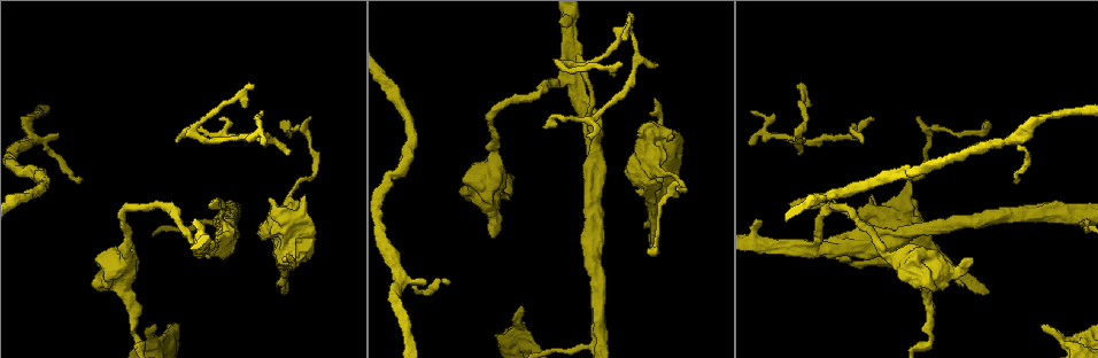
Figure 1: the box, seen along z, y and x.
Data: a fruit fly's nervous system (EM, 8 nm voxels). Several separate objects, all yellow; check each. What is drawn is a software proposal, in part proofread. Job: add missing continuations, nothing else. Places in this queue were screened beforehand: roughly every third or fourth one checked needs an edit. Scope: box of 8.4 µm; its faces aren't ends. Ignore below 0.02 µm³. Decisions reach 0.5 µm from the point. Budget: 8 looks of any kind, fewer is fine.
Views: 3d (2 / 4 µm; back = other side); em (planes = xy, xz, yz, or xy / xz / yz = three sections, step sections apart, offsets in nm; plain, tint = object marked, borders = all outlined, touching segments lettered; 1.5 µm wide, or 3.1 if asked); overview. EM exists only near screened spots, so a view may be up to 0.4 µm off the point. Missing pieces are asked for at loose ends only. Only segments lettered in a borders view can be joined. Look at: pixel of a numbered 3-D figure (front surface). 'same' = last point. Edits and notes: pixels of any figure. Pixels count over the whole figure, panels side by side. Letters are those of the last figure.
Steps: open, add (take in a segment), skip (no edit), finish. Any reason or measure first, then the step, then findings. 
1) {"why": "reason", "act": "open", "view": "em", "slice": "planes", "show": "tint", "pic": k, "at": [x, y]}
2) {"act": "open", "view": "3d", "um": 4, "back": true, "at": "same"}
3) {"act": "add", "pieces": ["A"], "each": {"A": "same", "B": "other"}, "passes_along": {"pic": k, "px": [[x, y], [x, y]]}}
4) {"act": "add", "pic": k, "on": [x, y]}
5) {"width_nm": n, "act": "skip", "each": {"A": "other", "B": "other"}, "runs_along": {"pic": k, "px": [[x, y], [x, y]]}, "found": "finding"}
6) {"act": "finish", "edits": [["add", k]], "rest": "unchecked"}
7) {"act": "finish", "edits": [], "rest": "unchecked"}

{"why": "branch stops here", "act": "open", "view": "em", "slice": "planes", "show": "borders", "pic": 1, "at": [658, 64]}

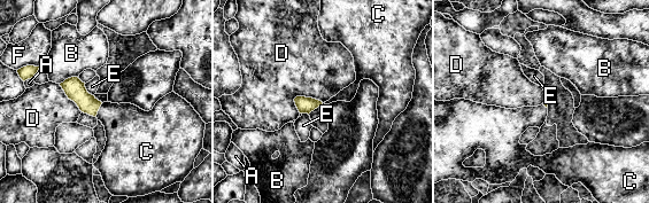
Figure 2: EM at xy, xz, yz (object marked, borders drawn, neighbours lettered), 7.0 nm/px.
{"act": "add", "pieces": ["C"], "each": {"A": "other", "B": "other", "C": "same", "D": "other", "E": "other", "F": "other"}, "passes_along": {"pic": 2, "px": [[74, 87], [98, 110], [128, 127]]}, "found": "the cell continues"}

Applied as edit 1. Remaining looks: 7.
{"why": "thin end", "act": "open", "view": "3d", "um": 2, "pic": 1, "at": [287, 293]}

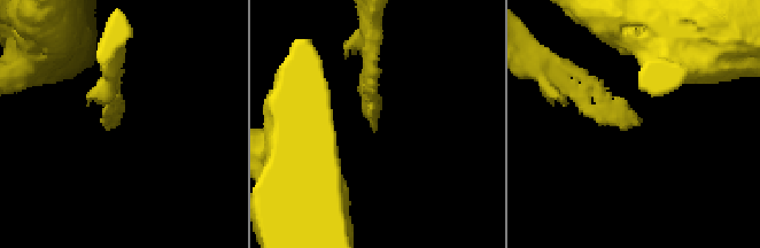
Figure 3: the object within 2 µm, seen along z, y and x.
{"why": "need the tissue", "act": "open", "view": "em", "slice": "planes", "show": "borders", "pic": 3, "at": [118, 124]}

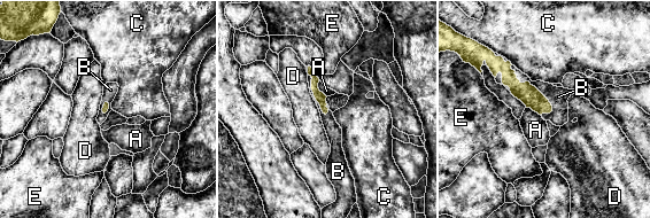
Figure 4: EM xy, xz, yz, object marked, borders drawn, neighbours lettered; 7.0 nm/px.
{"act": "add", "pieces": ["B"], "each": {"A": "other", "B": "same", "C": "other", "D": "other", "E": "other"}, "passes_along": {"pic": 4, "px": [[529, 95], [532, 85], [558, 96]]}, "found": "it goes on there"}

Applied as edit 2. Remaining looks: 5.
{"why": "redraw", "act": "open", "view": "overview"}

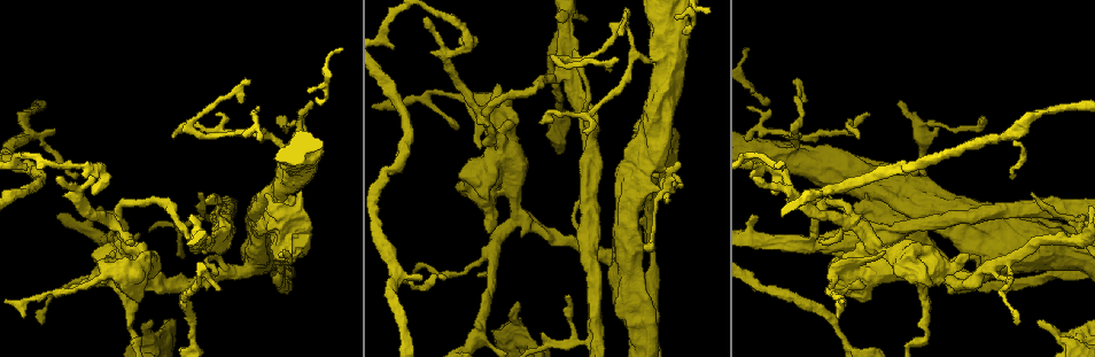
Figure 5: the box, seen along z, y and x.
{"why": "free end", "act": "open", "view": "3d", "um": 2, "pic": 5, "at": [1039, 321]}

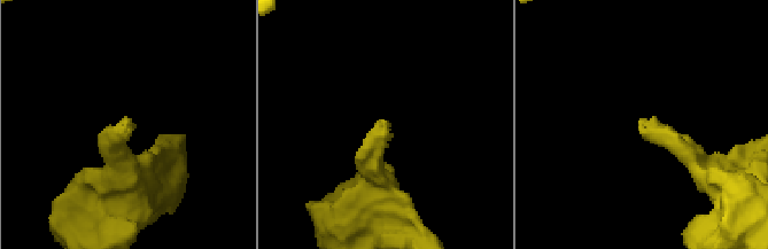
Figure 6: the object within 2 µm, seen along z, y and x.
{"act": "open", "view": "em", "slice": "xz", "step": 4, "show": "borders", "pic": 6, "at": [387, 122]}

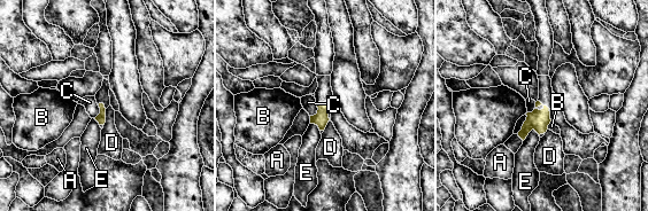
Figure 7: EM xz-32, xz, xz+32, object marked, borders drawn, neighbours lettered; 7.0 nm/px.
{"act": "skip", "each": {"A": "other", "B": "other", "C": "other", "D": "other", "E": "other"}, "found": "no lettered segment goes on from it"}

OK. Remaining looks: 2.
{"act": "finish", "edits": [["add", 2], ["add", 4]], "rest": "unchecked"}

